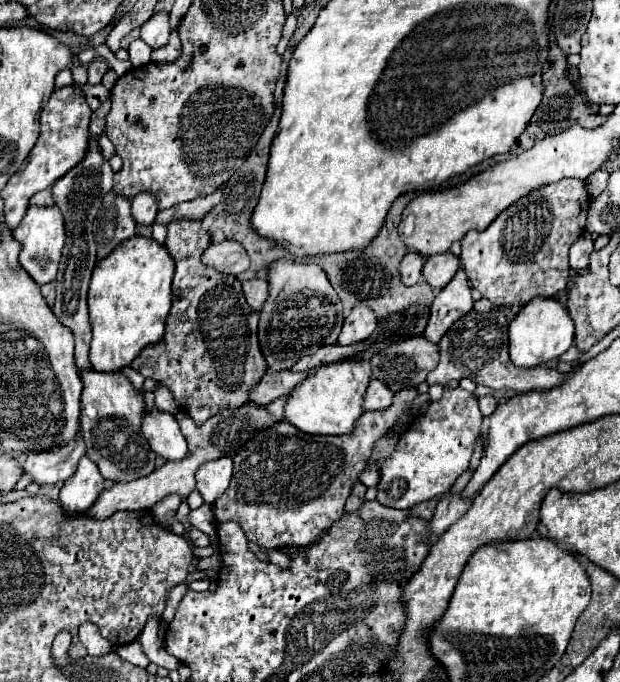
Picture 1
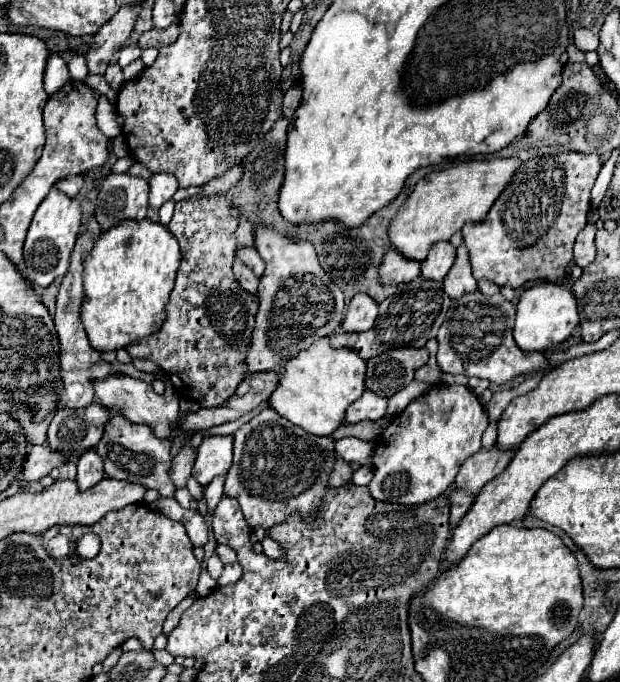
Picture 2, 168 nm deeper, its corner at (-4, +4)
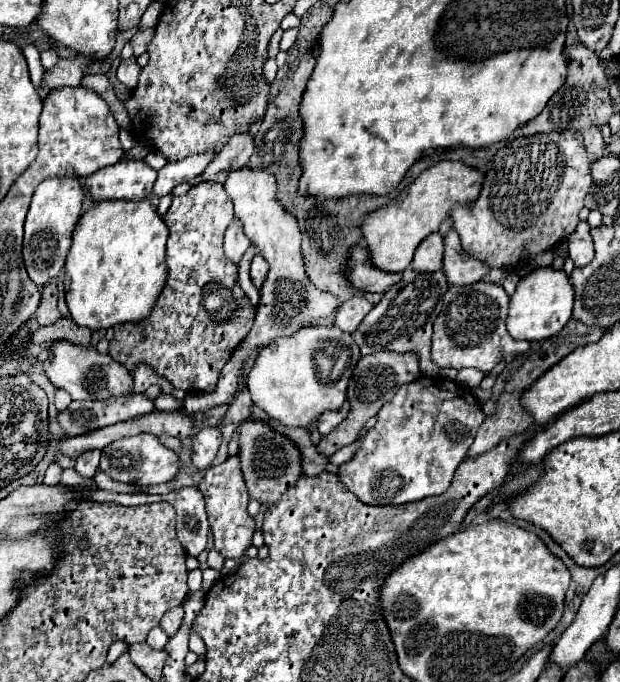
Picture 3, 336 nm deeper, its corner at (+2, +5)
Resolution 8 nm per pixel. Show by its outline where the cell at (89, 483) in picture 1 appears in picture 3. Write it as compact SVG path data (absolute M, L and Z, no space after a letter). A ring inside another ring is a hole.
M93 449L93 451L85 451L83 455L77 457L77 463L75 463L75 471L81 475L81 477L93 477L99 469L99 455L101 451L99 449Z

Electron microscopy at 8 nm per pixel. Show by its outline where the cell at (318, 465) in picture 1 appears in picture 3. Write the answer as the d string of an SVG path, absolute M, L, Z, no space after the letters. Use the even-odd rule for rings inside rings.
M249 417L239 423L239 461L249 497L267 507L277 505L285 491L303 477L299 447L287 435L279 433L261 419Z

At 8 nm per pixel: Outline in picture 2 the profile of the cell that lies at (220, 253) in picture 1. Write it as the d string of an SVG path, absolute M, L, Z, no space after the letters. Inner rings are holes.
M241 246L241 248L237 248L237 256L261 278L263 270L265 270L265 260L257 254L255 248L245 248L245 246Z

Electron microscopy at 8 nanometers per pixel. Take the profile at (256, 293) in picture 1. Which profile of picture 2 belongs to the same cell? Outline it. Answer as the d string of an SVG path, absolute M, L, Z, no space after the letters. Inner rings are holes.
M235 258L235 262L233 262L233 272L235 272L235 276L237 276L237 280L239 280L239 284L247 290L247 292L251 292L251 294L255 294L257 292L257 286L259 286L259 278L239 260L239 258Z

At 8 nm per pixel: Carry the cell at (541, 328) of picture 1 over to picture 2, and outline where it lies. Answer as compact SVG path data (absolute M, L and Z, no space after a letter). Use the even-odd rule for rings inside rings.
M543 282L543 284L527 288L519 296L513 336L515 336L515 342L521 350L525 350L525 352L535 352L535 350L545 352L549 348L555 348L557 344L565 342L577 326L579 326L577 300L565 284Z

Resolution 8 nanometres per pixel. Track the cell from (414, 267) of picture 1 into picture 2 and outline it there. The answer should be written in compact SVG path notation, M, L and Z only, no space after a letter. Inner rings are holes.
M389 250L389 254L385 254L385 258L381 260L381 270L379 270L379 278L381 278L381 284L385 286L393 286L393 284L405 284L405 282L411 282L413 278L417 278L421 272L419 272L419 262L413 262L413 260L407 260L403 258L399 252L395 250Z

